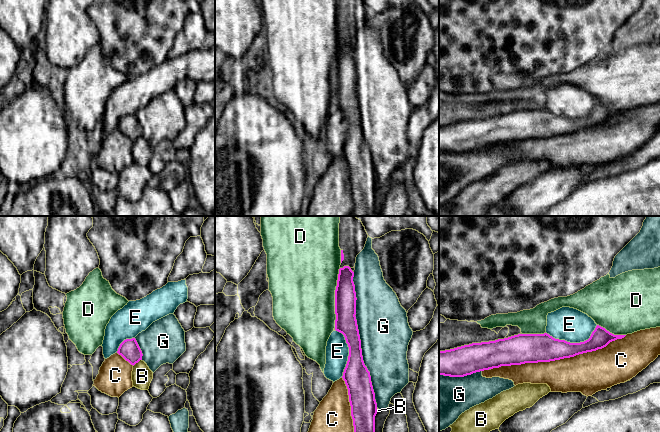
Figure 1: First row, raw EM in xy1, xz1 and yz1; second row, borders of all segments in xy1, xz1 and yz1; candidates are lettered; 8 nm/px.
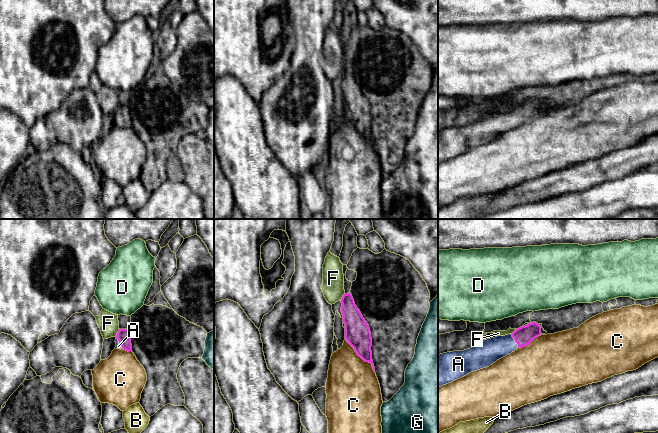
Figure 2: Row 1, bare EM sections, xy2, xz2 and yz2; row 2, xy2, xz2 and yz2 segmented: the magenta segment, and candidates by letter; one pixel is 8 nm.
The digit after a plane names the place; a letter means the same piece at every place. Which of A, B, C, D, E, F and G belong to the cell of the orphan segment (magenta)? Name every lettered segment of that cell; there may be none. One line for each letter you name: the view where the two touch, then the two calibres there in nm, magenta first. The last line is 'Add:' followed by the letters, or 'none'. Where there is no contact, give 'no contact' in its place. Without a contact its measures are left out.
A: meets magenta in yz2; 150 nm thick on the magenta side, 200 nm on the other
Add: A

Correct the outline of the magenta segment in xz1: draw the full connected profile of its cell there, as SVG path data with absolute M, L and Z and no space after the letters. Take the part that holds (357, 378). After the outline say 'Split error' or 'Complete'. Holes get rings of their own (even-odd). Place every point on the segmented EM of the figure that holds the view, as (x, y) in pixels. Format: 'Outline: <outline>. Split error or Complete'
Outline: M349 266L339 269L335 290L335 330L342 333L349 347L343 372L348 389L354 432L375 432L377 403L370 372L364 364L356 320L354 272Z. Complete

